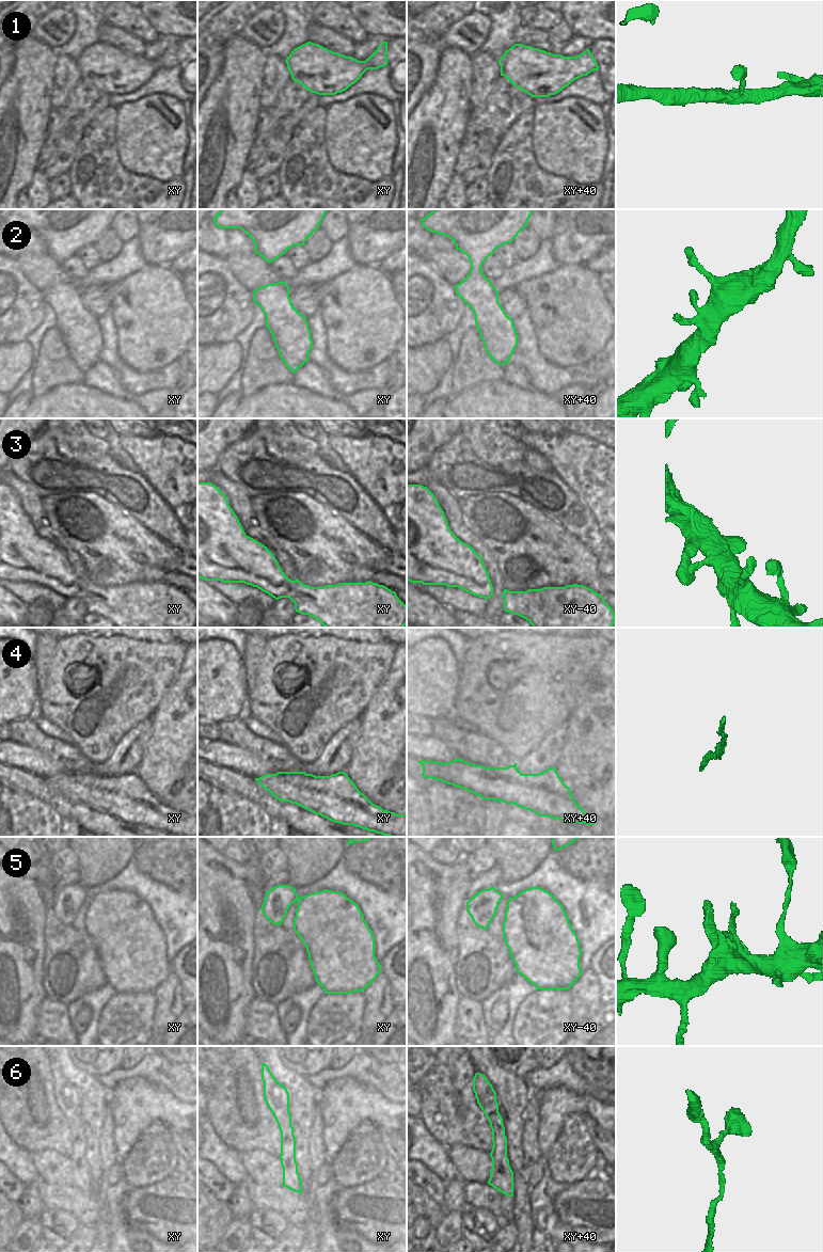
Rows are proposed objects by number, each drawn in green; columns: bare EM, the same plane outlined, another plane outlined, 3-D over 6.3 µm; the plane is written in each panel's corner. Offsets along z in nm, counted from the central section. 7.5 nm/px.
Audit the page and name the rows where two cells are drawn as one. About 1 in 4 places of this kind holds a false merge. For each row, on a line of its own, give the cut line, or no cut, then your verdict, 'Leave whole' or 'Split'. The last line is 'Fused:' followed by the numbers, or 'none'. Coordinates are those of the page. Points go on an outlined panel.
1: No split. Leave whole
2: No split. Leave whole
3: No split. Leave whole
4: No split. Leave whole
5: No split. Leave whole
6: No split. Leave whole
Fused: none

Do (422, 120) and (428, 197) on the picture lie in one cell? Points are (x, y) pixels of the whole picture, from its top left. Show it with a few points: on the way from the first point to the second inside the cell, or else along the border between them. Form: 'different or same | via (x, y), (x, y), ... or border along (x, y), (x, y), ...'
same | via (437, 136), (437, 164), (433, 177)

